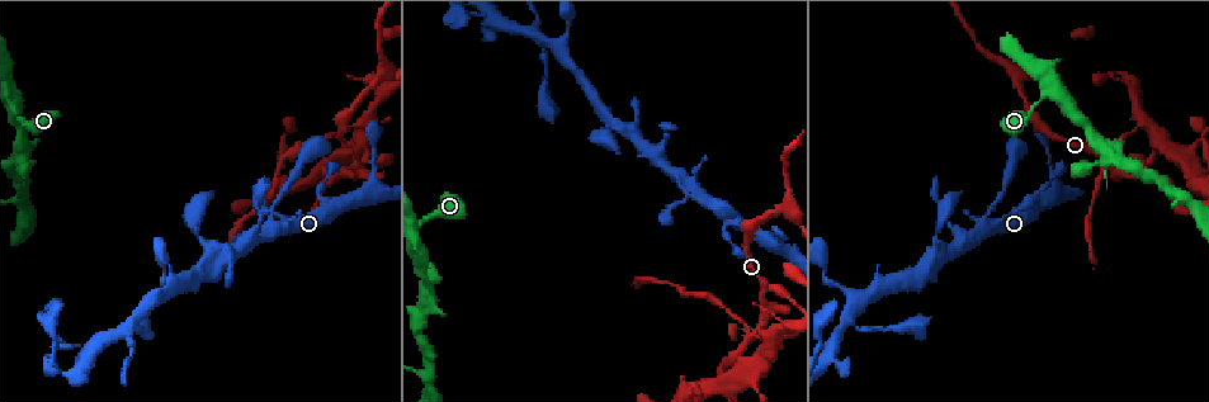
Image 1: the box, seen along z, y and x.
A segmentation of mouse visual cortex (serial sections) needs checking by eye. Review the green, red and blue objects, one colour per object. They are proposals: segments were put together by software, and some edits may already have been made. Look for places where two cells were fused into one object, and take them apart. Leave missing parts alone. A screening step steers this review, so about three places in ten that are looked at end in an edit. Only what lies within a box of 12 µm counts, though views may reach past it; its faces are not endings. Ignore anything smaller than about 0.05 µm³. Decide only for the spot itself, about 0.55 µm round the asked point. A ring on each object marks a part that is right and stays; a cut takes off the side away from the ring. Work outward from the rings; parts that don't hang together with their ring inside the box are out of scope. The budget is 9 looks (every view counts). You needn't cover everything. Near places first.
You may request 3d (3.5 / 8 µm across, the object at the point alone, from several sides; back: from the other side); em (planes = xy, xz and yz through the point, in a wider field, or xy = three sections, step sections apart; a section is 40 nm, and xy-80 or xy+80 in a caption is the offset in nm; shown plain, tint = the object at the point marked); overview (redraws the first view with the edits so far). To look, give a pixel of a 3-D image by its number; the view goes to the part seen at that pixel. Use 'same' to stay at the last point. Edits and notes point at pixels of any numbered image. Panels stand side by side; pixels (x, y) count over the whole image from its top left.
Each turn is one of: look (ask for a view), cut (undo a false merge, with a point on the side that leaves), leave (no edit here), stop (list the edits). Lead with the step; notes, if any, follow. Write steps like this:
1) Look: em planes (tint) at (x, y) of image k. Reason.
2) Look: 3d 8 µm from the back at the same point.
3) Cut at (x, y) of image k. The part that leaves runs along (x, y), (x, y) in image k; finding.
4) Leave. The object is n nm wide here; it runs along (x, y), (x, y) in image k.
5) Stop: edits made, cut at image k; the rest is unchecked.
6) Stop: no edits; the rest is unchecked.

Look: 3d 3.5 µm at (266, 213) of image 1. Narrows sharply.

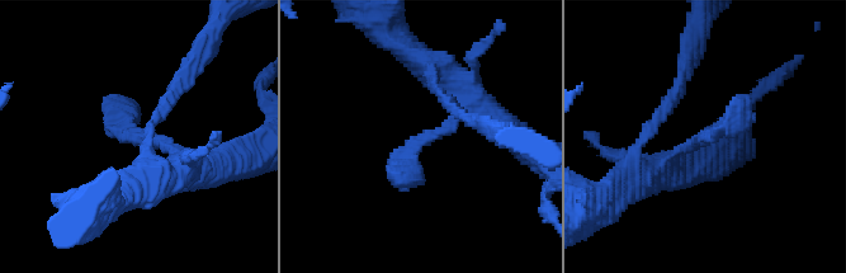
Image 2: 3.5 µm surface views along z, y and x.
Look: em xy step 5 (tint) at (702, 135) of image 2.

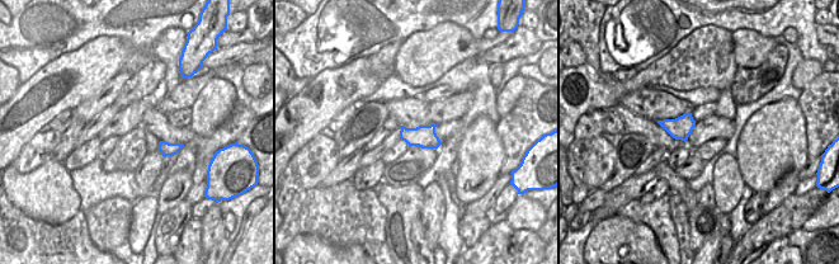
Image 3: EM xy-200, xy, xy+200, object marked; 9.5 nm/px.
Look: em xy step 2 (tint) at the same point.

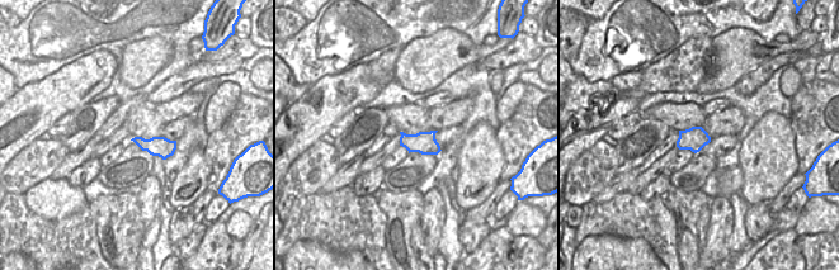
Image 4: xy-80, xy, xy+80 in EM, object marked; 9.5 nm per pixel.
Leave. It runs along (206, 168), (127, 136), (112, 97) in image 2; one cell here.

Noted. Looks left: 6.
Look: 3d 3.5 µm at (752, 336) of image 1. Thin neck.

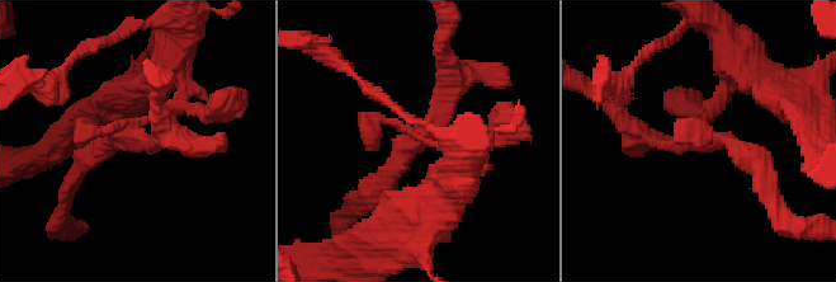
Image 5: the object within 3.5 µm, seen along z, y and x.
Look: em xy step 3 (tint) at (138, 137) of image 5.

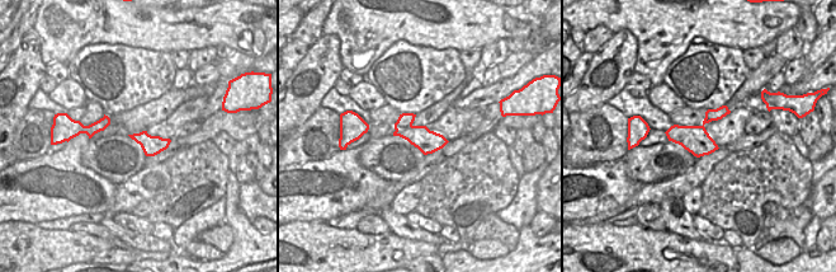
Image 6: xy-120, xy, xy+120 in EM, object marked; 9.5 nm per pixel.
Cut at (689, 117) of image 5. A border runs along (411, 125), (396, 130) in image 6; a second cell is stuck on.

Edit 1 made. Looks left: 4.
Look: overview.

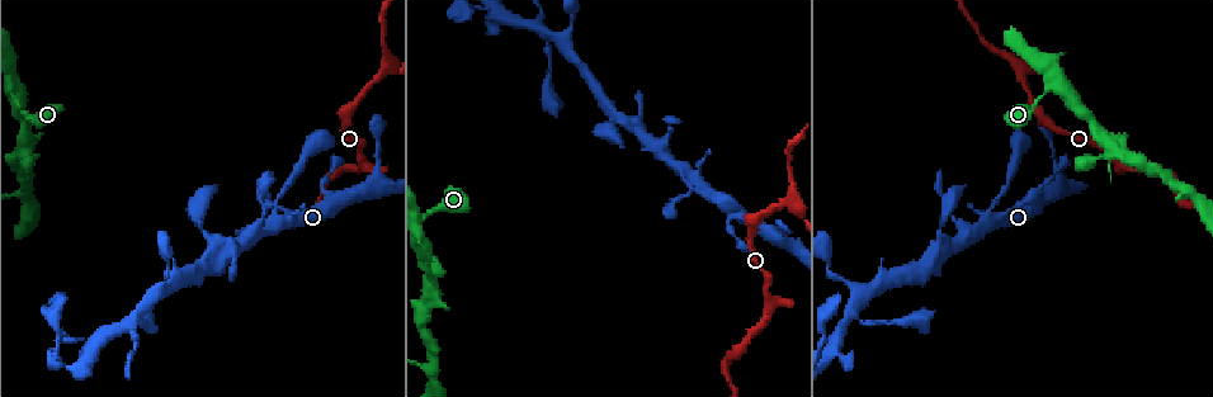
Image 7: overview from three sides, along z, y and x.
Look: 3d 3.5 µm at (432, 293) of image 7.

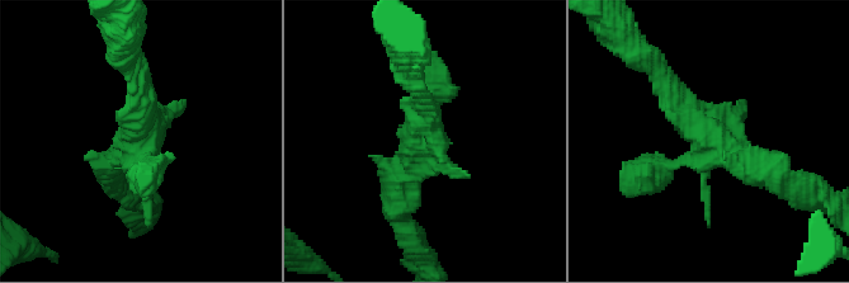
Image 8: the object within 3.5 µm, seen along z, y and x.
Look: em xy step 1 (tint) at (712, 139) of image 8. Now the EM.

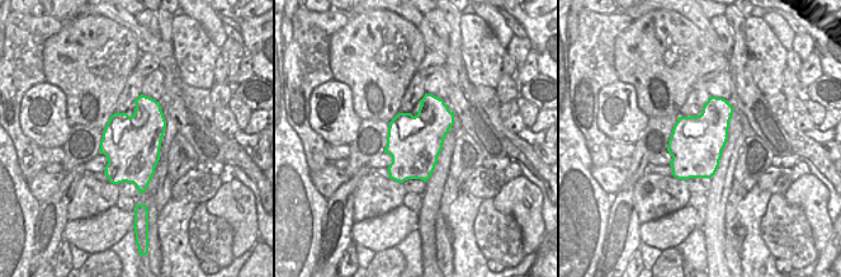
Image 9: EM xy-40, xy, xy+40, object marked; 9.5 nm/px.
Leave. It runs along (660, 74), (704, 137), (777, 175) in image 8; continuous, no second cell.

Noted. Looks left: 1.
Stop: edits made, cut at image 5; the rest is unchecked.

